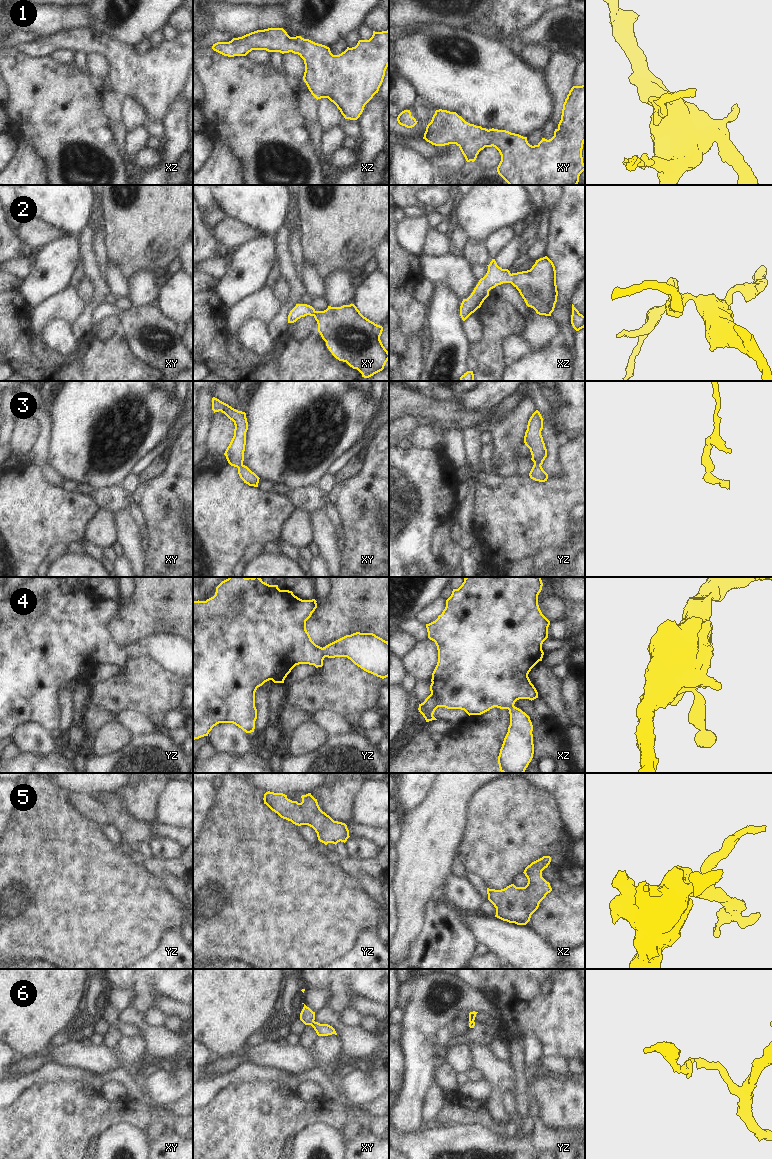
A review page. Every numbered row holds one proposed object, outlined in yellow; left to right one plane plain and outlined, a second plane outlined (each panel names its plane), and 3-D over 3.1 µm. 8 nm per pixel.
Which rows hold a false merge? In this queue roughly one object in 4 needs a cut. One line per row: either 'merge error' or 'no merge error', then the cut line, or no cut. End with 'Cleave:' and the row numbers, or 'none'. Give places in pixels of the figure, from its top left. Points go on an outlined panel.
1: no merge error; no cut
2: no merge error; no cut
3: no merge error; no cut
4: no merge error; no cut
5: no merge error; no cut
6: no merge error; no cut
Cleave: none

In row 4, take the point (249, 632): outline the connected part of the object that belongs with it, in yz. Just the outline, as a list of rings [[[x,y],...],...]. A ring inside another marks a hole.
[[[229,577],[216,587],[216,592],[213,597],[206,601],[193,601],[193,740],[208,736],[212,728],[219,723],[233,723],[246,733],[254,732],[255,721],[257,719],[257,709],[255,707],[255,692],[257,688],[269,680],[272,680],[274,683],[284,683],[287,675],[299,664],[314,665],[318,668],[323,666],[325,657],[347,657],[355,665],[368,673],[382,679],[389,676],[389,642],[373,633],[356,632],[351,635],[346,635],[323,648],[311,640],[306,630],[306,621],[317,608],[316,602],[315,599],[302,600],[295,596],[292,591],[280,590],[278,585],[269,585],[263,582],[260,577]]]

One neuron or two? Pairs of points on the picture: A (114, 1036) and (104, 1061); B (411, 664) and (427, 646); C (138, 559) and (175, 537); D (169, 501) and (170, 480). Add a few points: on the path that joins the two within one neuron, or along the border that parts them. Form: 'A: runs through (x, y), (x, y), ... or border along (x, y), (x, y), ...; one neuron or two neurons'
A: border along (103, 1043), (113, 1049); two neurons
B: runs through (415, 660), (425, 650); one neuron
C: border along (146, 551), (144, 566); two neurons
D: runs through (169, 496), (170, 485); one neuron

